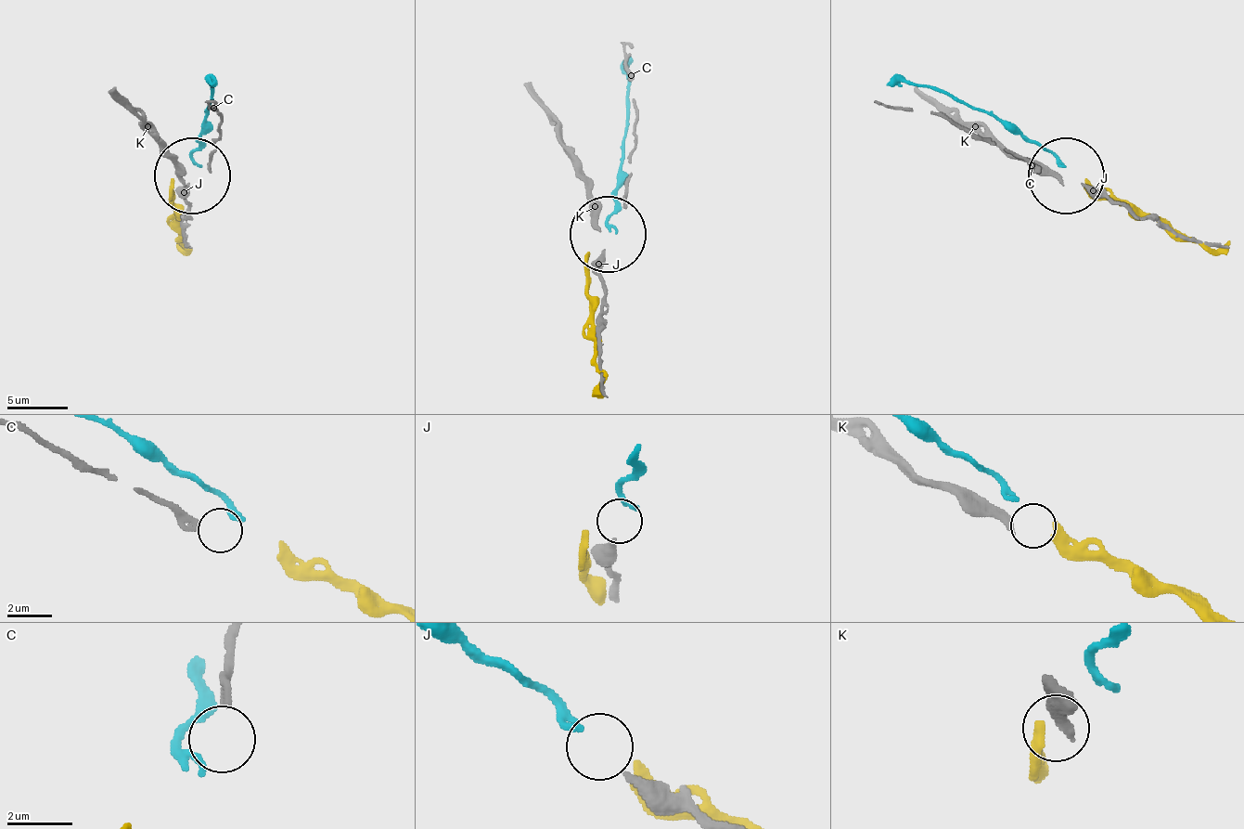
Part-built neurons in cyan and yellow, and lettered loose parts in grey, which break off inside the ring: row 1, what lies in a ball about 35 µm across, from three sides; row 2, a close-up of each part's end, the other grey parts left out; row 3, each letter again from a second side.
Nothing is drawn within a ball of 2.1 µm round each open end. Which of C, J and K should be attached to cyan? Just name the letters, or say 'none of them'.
J

